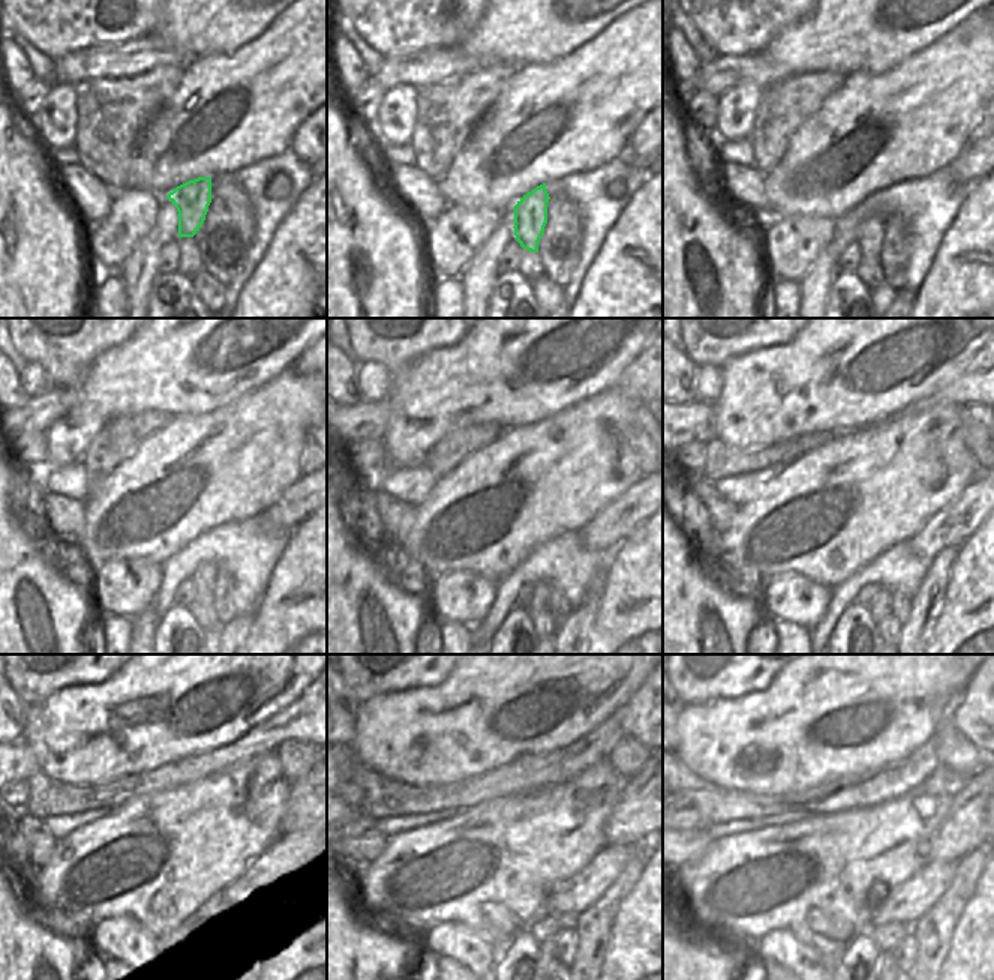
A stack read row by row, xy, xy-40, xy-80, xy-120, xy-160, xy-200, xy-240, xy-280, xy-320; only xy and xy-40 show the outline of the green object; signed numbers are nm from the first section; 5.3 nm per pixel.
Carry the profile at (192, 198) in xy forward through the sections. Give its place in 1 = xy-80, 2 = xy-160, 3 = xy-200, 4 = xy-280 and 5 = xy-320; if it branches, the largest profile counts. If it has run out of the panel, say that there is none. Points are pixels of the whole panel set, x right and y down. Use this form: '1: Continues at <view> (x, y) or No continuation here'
1: Continues at xy-80 (870, 233)
2: Continues at xy-160 (540, 602)
3: Continues at xy-200 (880, 607)
4: Continues at xy-280 (547, 947)
5: Continues at xy-320 (885, 959).

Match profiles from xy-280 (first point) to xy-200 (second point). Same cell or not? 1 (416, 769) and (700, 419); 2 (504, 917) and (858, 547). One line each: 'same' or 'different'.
1: different
2: same

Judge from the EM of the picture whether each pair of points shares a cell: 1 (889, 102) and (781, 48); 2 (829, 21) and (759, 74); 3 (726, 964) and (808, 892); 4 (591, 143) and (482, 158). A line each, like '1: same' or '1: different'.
1: different
2: different
3: different
4: same

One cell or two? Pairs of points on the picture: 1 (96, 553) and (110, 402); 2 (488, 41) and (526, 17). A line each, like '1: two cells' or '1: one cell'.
1: two cells
2: one cell

